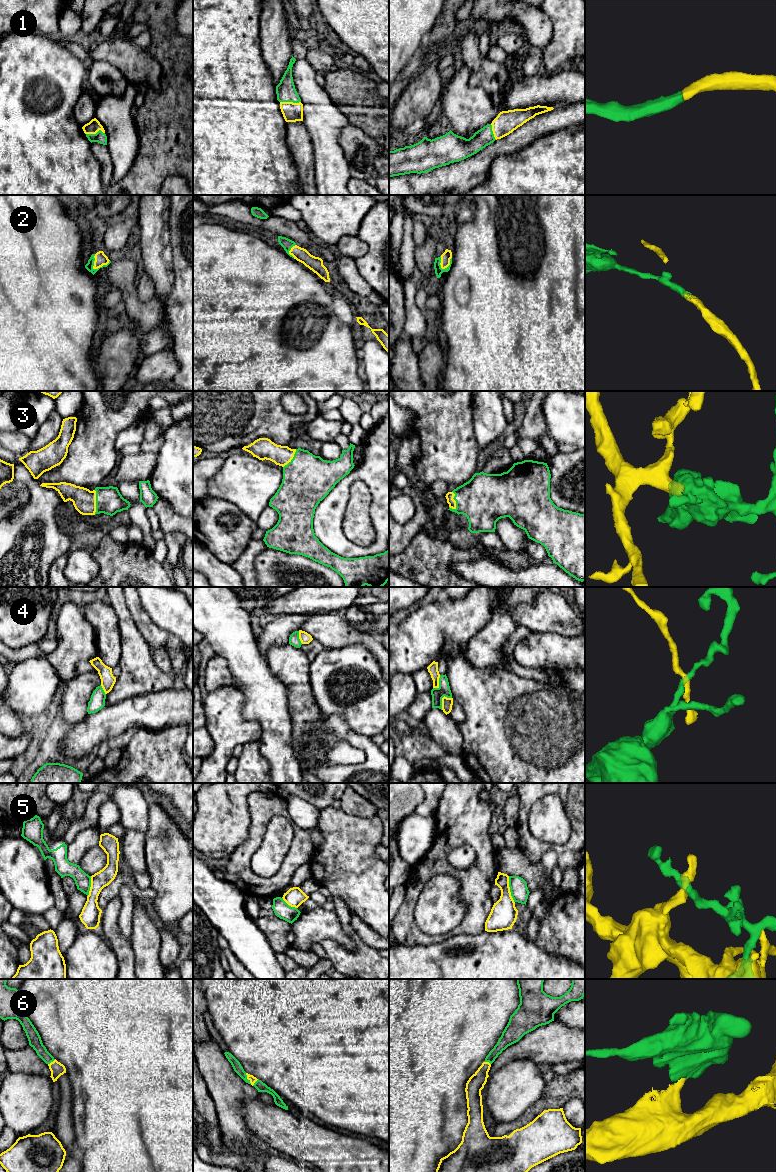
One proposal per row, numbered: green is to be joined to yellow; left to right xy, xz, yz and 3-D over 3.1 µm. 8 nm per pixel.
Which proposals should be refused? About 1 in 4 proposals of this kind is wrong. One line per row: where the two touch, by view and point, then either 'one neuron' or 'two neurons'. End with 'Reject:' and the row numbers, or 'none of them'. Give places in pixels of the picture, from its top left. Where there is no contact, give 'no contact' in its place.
1: xz (290, 102) | one neuron
2: xy (101, 266) | one neuron
3: xy (95, 502) | one neuron
4: yz (442, 699) | two neurons
5: yz (509, 889) | two neurons
6: xz (247, 1078) | one neuron
Reject: 4, 5

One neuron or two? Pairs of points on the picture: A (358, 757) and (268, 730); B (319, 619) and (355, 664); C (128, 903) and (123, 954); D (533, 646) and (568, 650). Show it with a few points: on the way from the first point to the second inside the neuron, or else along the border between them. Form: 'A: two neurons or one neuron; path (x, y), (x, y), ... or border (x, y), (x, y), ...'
A: two neurons; border (292, 739), (292, 747), (298, 762)
B: two neurons; border (366, 648), (363, 645), (346, 645), (329, 649)
C: two neurons; border (119, 914), (118, 927), (129, 942)
D: one neuron; path (542, 650), (559, 650)

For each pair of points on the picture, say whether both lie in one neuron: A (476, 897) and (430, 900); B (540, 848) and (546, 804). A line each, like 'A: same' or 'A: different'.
A: different
B: different

